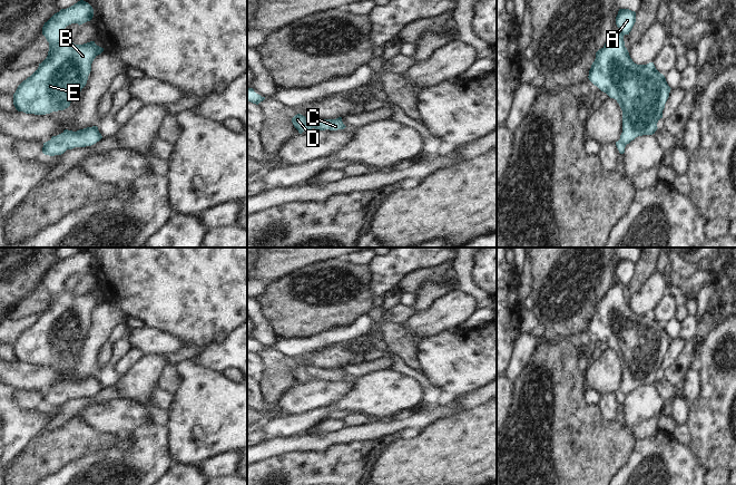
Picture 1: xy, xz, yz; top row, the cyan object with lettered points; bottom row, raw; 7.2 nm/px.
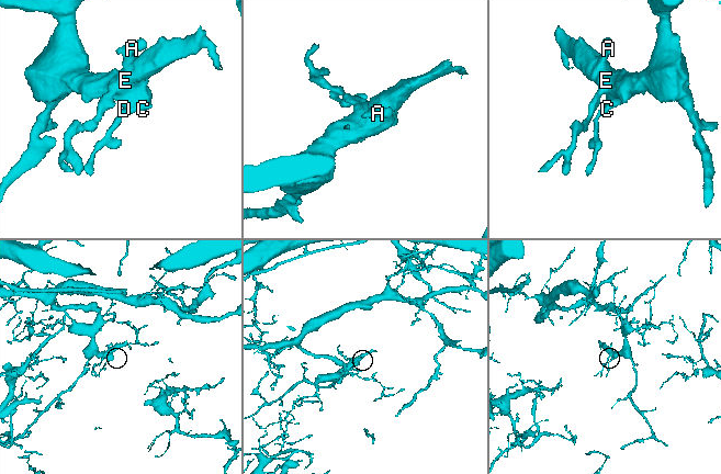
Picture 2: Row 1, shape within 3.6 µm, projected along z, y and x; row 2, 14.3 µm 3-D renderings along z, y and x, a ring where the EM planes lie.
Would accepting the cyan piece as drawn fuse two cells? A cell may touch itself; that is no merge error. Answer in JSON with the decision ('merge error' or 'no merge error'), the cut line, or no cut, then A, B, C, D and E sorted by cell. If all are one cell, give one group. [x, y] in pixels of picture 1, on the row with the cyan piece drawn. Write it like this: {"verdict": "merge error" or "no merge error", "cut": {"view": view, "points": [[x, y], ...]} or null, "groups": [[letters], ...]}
{"verdict": "no merge error", "cut": null, "groups": [["A", "B", "C", "D", "E"]]}

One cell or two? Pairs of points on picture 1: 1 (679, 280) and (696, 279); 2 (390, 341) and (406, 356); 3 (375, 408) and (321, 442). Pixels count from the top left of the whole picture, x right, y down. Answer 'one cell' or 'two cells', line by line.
1: one cell
2: one cell
3: two cells

